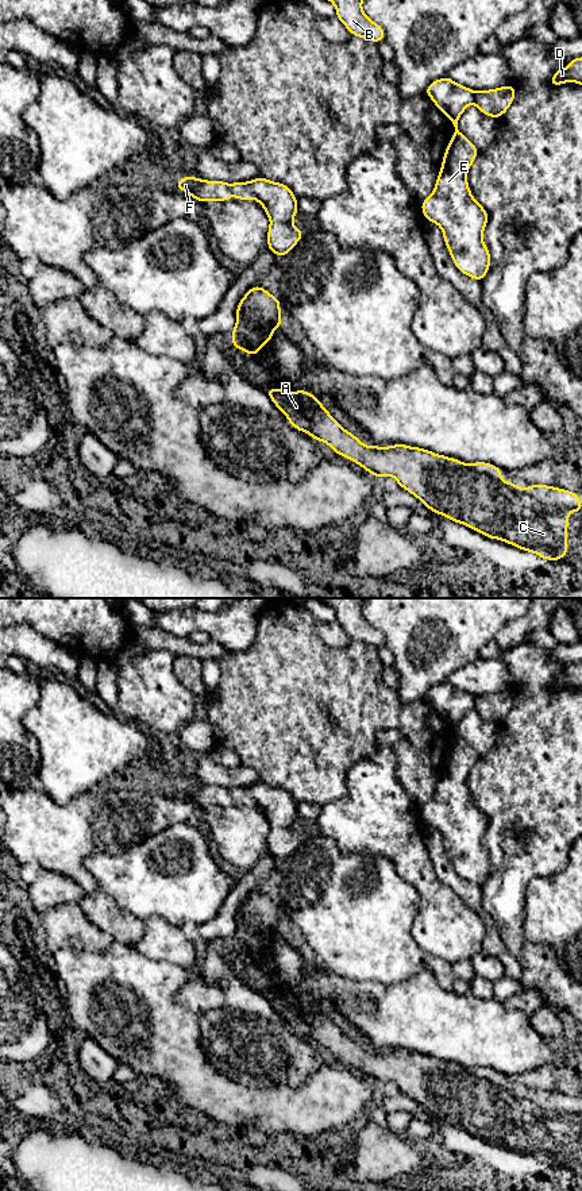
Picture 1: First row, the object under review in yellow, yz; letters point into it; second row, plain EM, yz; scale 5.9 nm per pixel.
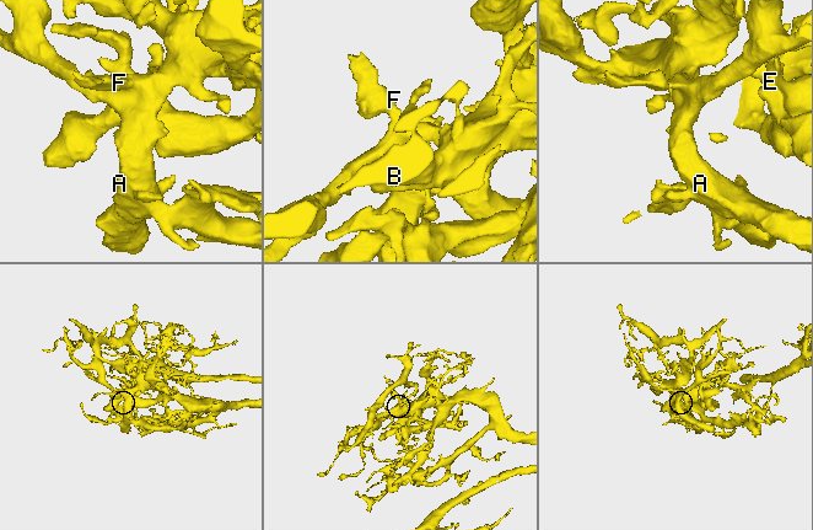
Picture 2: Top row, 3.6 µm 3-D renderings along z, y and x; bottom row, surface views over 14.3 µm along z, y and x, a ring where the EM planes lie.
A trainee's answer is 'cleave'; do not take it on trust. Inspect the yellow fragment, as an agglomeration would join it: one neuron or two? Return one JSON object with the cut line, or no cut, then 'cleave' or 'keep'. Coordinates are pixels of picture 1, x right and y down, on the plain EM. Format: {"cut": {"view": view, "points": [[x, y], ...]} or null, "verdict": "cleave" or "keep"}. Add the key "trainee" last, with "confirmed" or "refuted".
{"cut": null, "verdict": "keep", "trainee": "refuted"}

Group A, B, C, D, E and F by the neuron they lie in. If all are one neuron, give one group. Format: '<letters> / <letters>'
A B C D E F

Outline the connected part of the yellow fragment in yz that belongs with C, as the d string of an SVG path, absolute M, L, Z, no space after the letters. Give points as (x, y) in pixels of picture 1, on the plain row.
M269 992L266 998L296 1034L328 1049L335 1059L355 1067L378 1084L393 1082L398 1091L417 1102L433 1118L460 1128L489 1144L498 1144L519 1155L533 1157L546 1165L560 1165L567 1161L568 1118L582 1117L582 1106L577 1096L539 1088L524 1094L513 1087L504 1087L501 1074L494 1069L467 1069L420 1052L365 1051L344 1034L311 997Z

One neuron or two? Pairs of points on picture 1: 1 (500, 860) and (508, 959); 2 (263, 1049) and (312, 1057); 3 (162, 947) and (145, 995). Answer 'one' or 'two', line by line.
1: two
2: one
3: two

